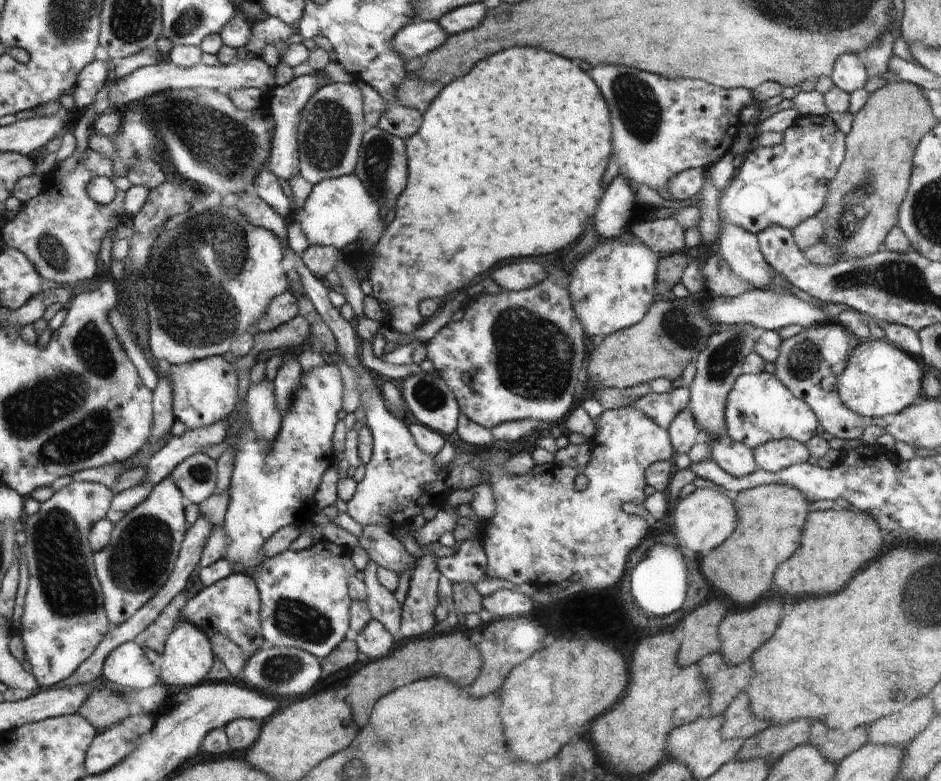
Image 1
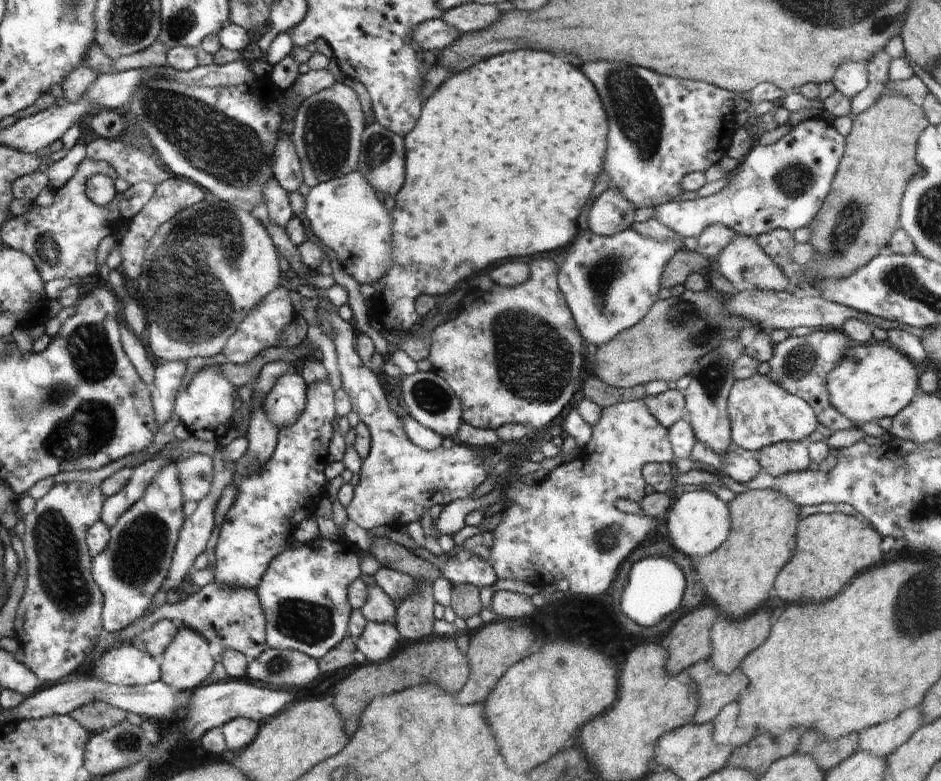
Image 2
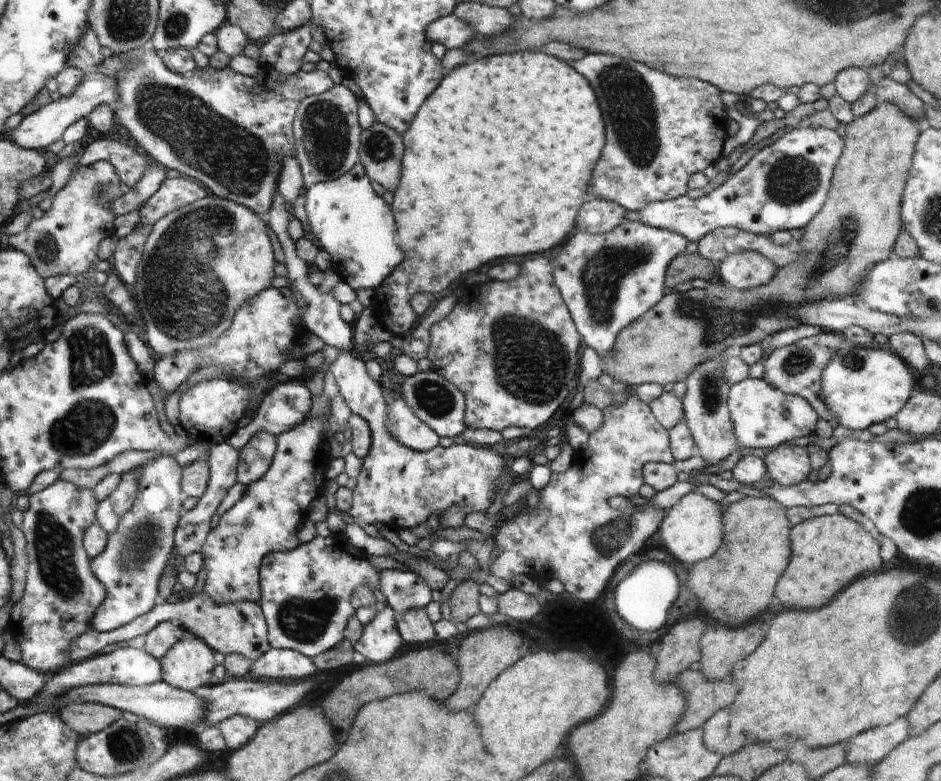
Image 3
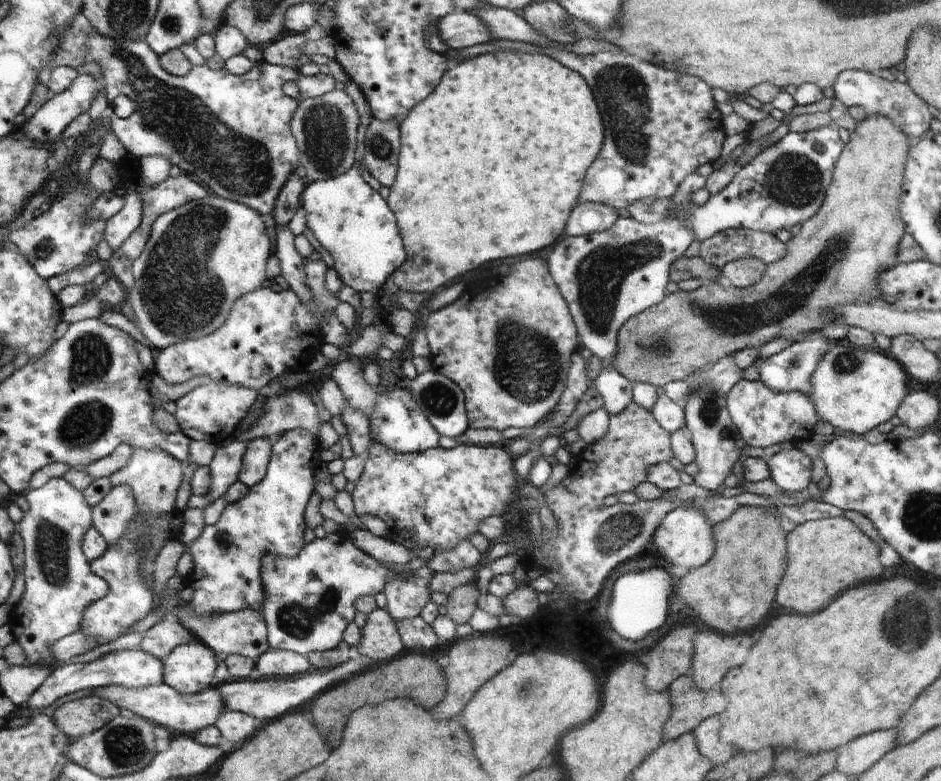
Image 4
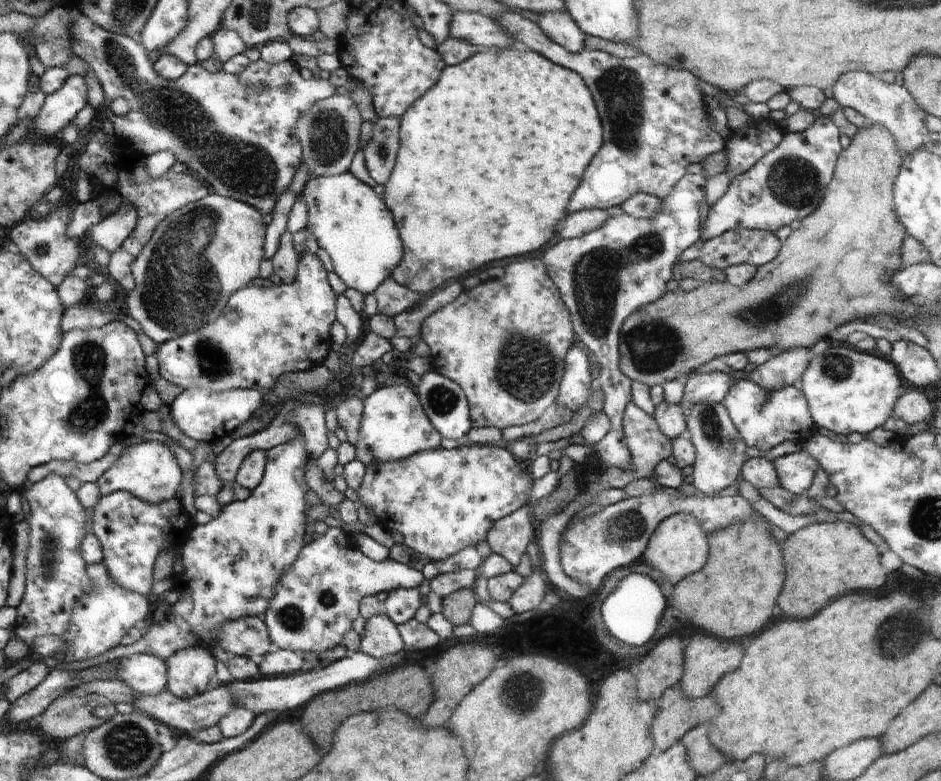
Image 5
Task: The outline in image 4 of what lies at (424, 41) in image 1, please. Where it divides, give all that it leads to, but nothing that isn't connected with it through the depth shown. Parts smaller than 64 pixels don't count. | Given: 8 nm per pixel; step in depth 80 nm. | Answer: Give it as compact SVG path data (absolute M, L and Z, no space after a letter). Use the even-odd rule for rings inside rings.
M454 10L437 22L440 37L449 49L460 51L481 42L492 40L488 29L477 17L466 11Z

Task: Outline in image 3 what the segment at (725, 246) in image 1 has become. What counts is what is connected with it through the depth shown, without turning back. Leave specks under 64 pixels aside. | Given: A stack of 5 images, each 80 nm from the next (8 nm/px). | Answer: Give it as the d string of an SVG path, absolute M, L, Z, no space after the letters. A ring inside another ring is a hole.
M752 249L728 253L717 270L717 278L736 291L752 290L768 284L777 267L766 255Z

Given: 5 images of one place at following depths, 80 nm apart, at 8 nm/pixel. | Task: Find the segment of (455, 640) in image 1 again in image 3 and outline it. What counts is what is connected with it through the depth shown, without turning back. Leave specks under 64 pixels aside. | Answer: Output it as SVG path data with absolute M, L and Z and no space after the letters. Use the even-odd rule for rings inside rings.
M442 643L430 644L408 650L379 663L368 662L354 672L350 671L326 696L322 703L322 712L329 718L338 744L342 744L349 737L354 720L366 703L408 691L426 691L437 701L446 700L448 696L455 694L460 680L457 660L446 653Z

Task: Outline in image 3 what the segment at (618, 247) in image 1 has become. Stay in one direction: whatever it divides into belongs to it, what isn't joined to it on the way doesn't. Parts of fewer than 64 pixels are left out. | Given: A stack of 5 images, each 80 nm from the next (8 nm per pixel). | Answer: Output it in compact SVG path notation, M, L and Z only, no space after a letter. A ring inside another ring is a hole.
M625 220L606 234L578 231L569 243L562 245L554 261L553 279L576 321L578 332L583 336L586 346L594 349L603 359L604 354L613 348L617 334L664 298L665 276L669 264L685 250L686 244L686 237L678 233L651 227L640 221Z

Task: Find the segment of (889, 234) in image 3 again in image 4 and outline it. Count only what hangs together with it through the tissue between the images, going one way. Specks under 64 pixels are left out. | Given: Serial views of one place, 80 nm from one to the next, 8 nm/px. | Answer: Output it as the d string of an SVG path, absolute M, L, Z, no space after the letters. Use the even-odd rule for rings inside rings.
M869 115L856 124L833 168L824 206L805 220L801 231L787 242L788 252L782 260L767 265L761 279L748 288L741 289L716 280L704 282L693 291L678 290L667 294L657 305L650 307L650 312L642 311L633 316L634 320L622 328L622 336L617 336L618 360L614 358L612 366L633 384L663 387L668 382L684 381L690 374L732 356L734 352L745 348L758 349L779 336L789 336L795 341L798 334L809 336L812 330L818 331L826 320L830 320L830 308L836 310L844 304L874 302L878 296L878 276L885 268L894 267L899 262L897 252L906 233L900 211L901 186L909 148L914 142L914 138L884 115ZM792 288L810 288L810 294L802 296L804 292L794 292Z

